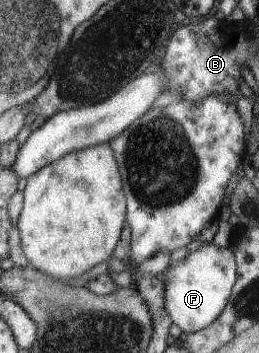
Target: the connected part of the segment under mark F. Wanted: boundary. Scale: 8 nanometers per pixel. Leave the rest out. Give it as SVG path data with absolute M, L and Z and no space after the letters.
M203 242L197 250L190 251L183 260L173 262L163 270L165 275L164 310L171 323L184 334L207 327L223 310L231 288L238 278L234 248L216 247L212 242Z

